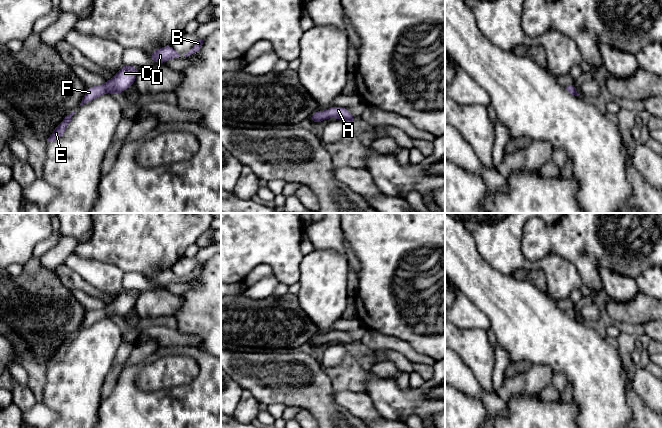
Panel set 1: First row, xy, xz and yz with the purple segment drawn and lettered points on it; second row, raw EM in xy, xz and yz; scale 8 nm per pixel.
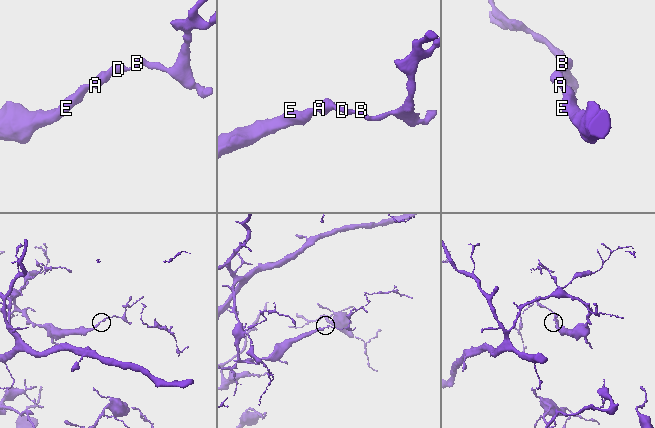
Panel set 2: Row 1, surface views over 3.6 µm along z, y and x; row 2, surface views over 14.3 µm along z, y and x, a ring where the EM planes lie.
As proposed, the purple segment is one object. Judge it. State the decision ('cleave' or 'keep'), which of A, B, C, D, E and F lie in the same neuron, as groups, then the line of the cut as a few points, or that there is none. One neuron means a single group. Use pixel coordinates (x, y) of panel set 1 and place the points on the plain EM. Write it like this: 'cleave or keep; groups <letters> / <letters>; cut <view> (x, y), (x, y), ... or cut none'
keep; groups A B C D E F; cut none

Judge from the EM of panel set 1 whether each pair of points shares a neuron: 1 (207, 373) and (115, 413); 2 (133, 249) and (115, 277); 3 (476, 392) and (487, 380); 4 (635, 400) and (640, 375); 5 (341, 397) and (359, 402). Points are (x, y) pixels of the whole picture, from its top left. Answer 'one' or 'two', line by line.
1: one
2: two
3: two
4: two
5: one

